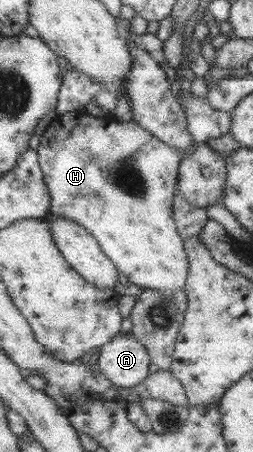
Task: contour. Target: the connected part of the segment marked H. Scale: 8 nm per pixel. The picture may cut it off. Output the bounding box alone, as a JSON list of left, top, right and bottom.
[37,109,191,296]

